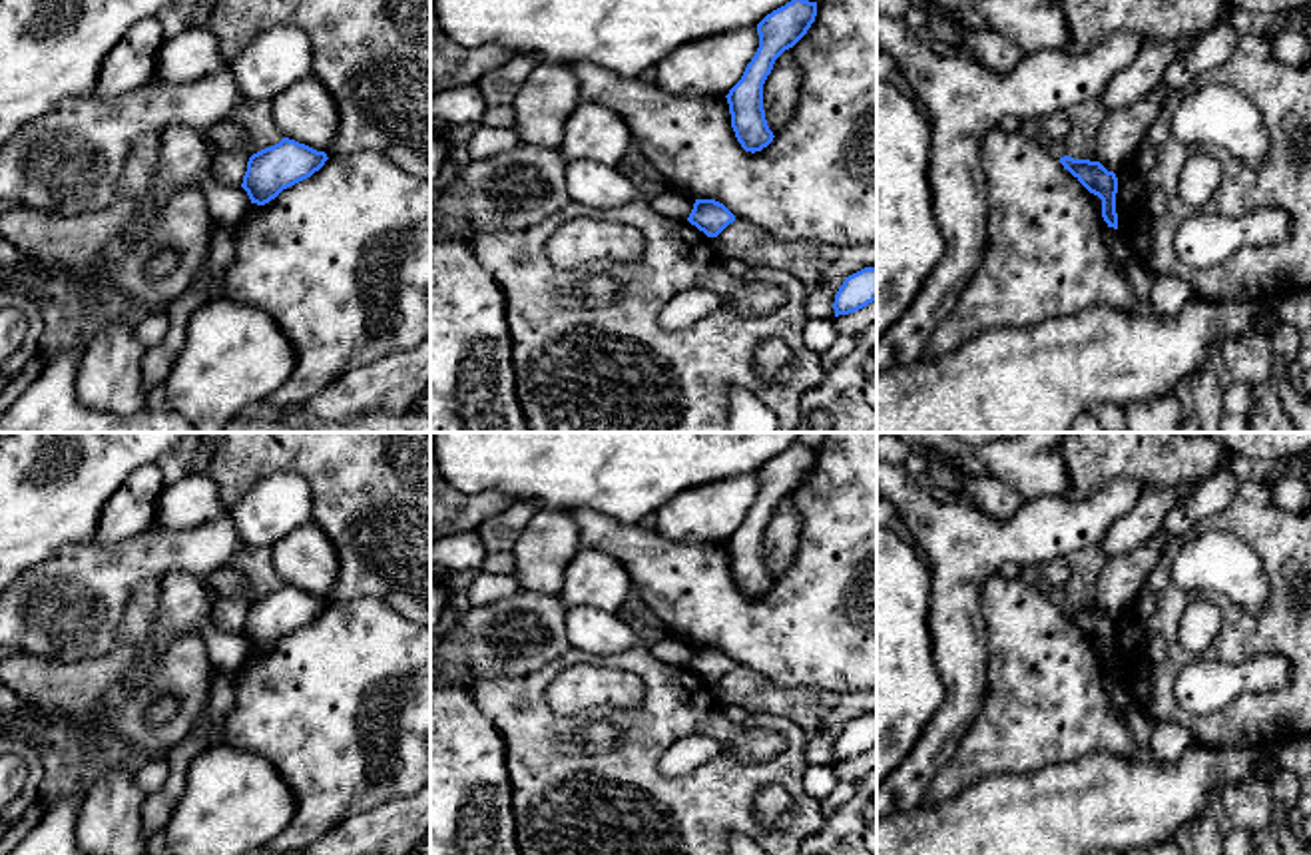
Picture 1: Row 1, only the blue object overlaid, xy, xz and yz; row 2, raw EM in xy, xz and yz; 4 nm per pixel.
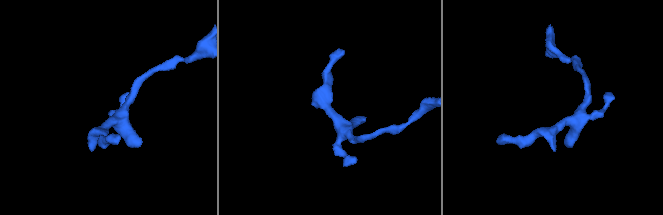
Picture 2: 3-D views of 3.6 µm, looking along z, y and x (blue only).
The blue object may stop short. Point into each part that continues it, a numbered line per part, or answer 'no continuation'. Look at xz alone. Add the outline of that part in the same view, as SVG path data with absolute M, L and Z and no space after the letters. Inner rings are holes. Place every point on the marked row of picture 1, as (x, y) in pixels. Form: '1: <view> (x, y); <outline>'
no continuation

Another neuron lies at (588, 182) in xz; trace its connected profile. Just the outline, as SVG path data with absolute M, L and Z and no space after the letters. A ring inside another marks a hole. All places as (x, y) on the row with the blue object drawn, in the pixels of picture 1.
M576 157L568 163L566 185L570 201L588 207L612 209L634 199L646 199L657 213L687 219L695 199L665 189L659 195L644 195L616 165Z

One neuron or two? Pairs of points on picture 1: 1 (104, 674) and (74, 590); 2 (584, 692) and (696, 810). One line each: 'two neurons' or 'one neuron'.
1: two neurons
2: two neurons

